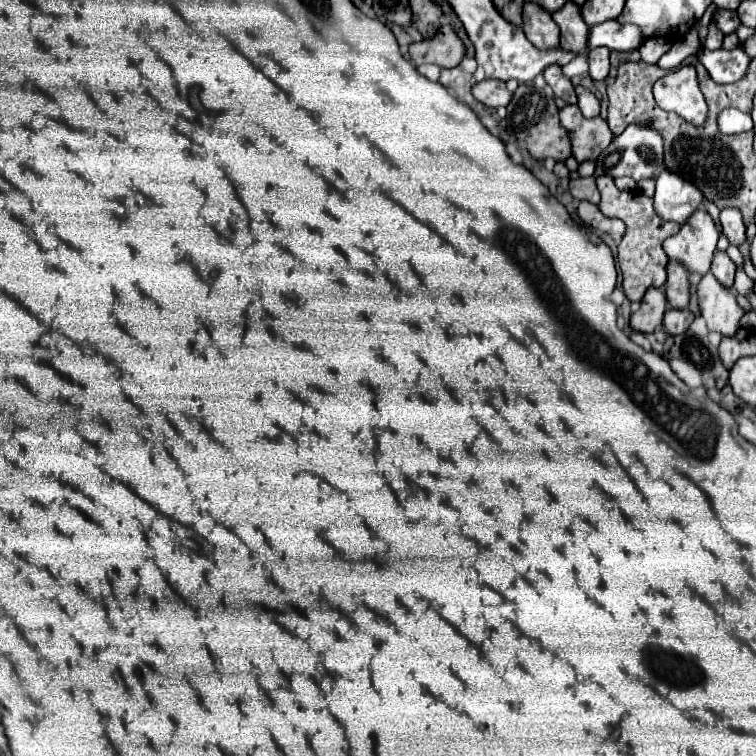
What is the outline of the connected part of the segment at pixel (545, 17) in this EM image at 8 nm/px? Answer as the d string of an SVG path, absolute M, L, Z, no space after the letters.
M524 4L524 34L540 50L552 50L560 46L560 28L548 12L540 6Z

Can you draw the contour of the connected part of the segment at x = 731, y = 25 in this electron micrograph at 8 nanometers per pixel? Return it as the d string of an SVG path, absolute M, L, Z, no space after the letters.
M720 10L720 12L714 12L712 14L712 22L724 32L724 34L732 34L736 32L738 24L740 24L740 18L736 16L736 12L732 10Z

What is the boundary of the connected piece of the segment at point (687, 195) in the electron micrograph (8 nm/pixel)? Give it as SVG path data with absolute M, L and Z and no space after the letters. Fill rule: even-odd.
M662 170L656 180L654 210L662 220L684 224L702 204L702 194L694 184L688 184L678 174Z

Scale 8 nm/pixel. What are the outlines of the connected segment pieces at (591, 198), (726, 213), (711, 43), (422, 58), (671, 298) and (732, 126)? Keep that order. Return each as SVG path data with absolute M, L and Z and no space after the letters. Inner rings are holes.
M594 176L570 180L570 194L578 200L588 200L592 204L600 202L600 192L596 188L596 178Z
M726 208L726 210L720 212L720 222L722 222L722 230L724 230L726 238L730 240L730 244L742 246L744 240L746 240L742 214L736 208Z
M710 24L710 34L708 34L706 40L702 42L702 48L718 50L718 48L722 48L722 38L724 38L724 34L722 34L714 24Z
M448 24L442 26L434 38L410 44L410 58L416 66L436 64L442 68L454 68L464 58L464 52L462 40Z
M676 260L668 262L668 280L664 284L664 294L666 294L670 308L686 308L688 306L688 298L690 298L688 272Z
M726 108L718 114L718 128L722 134L740 134L752 130L752 118L738 108Z

